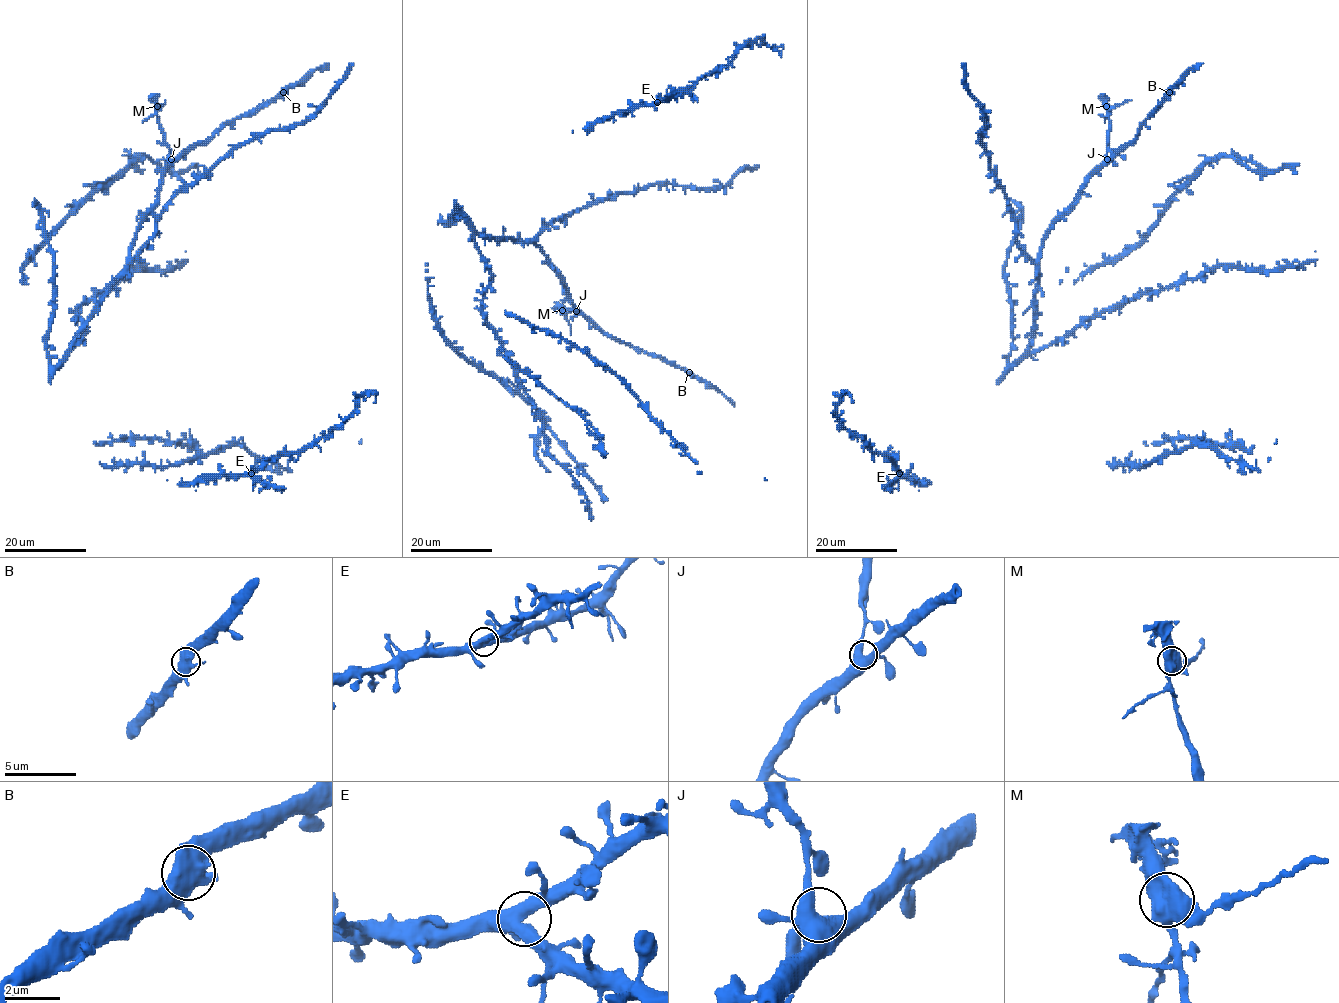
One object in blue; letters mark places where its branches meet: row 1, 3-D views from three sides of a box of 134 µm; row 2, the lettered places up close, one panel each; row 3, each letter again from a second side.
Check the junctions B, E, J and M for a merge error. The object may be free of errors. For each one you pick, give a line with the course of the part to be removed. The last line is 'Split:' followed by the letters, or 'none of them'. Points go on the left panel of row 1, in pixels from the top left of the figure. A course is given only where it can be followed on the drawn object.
Split: M

